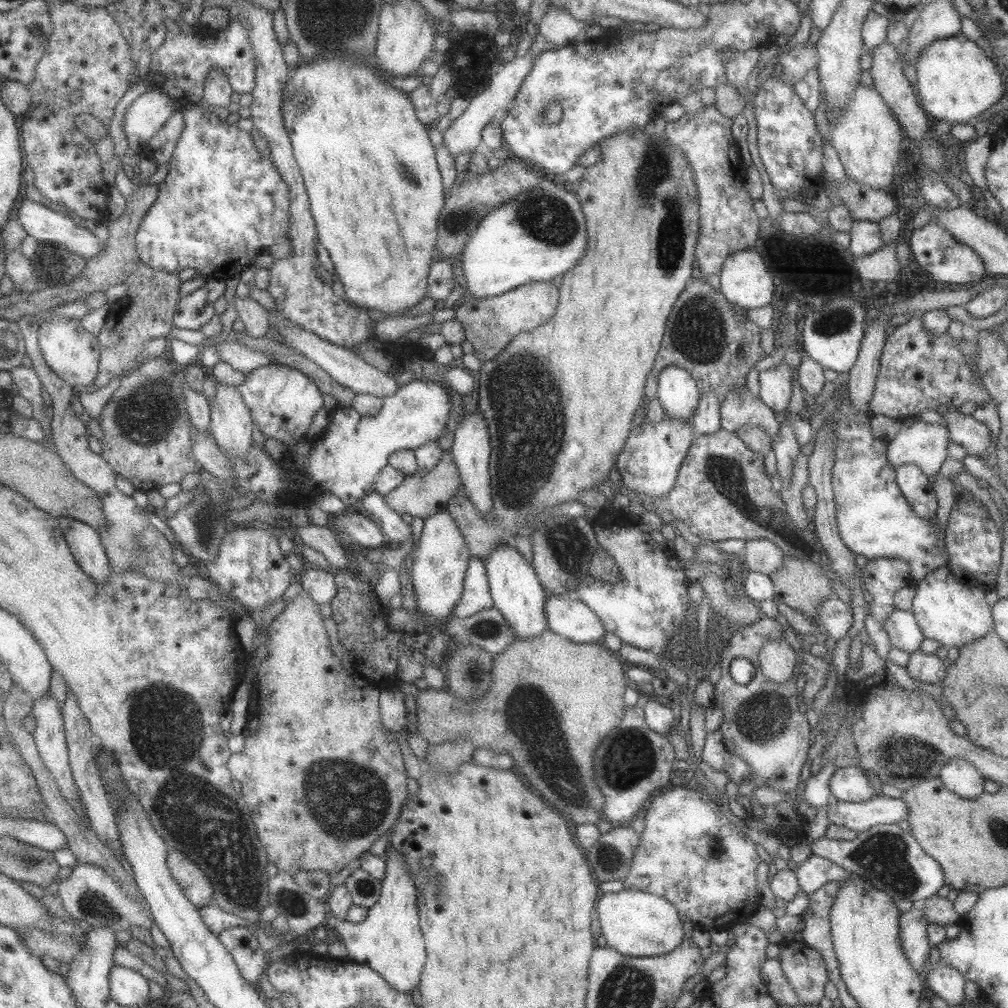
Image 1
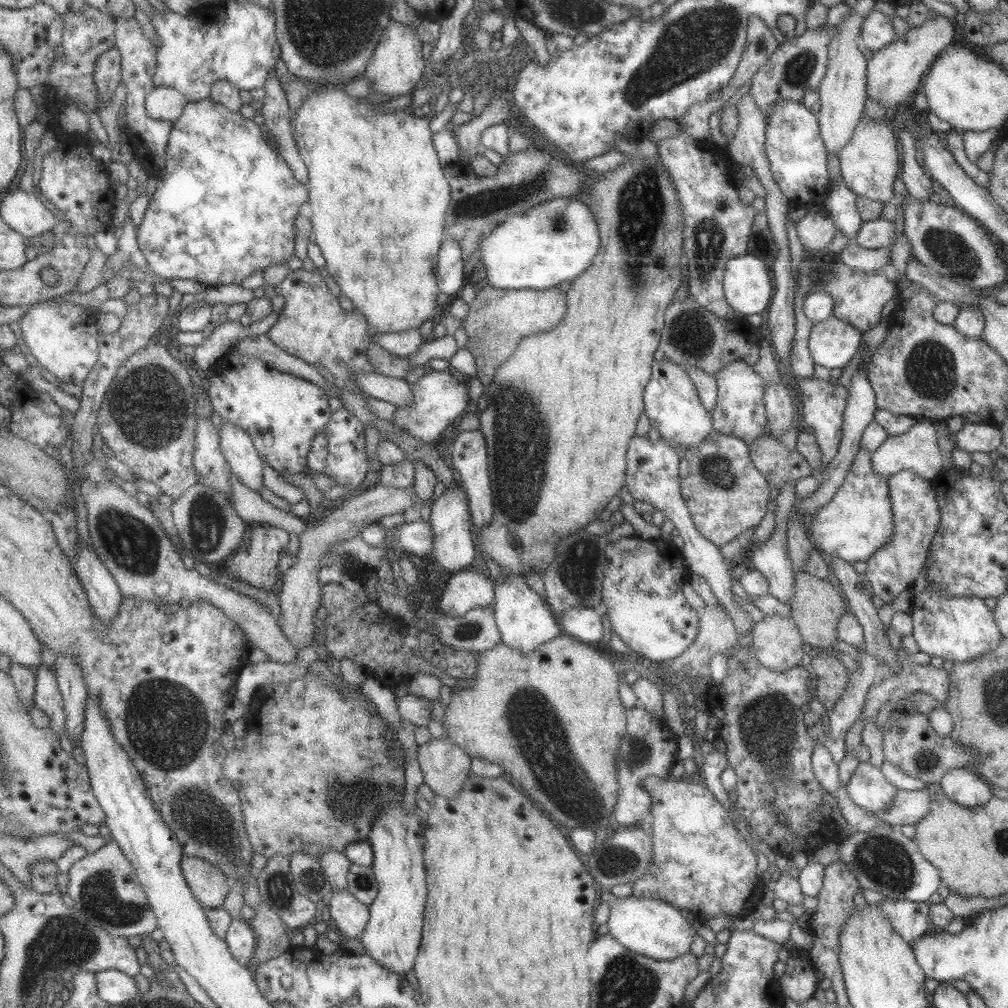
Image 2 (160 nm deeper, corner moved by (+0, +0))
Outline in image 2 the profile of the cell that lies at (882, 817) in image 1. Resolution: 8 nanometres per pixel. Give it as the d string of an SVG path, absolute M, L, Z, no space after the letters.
M897 790L891 805L885 810L872 812L879 820L899 828L903 824L915 825L931 809L931 796L925 790Z

